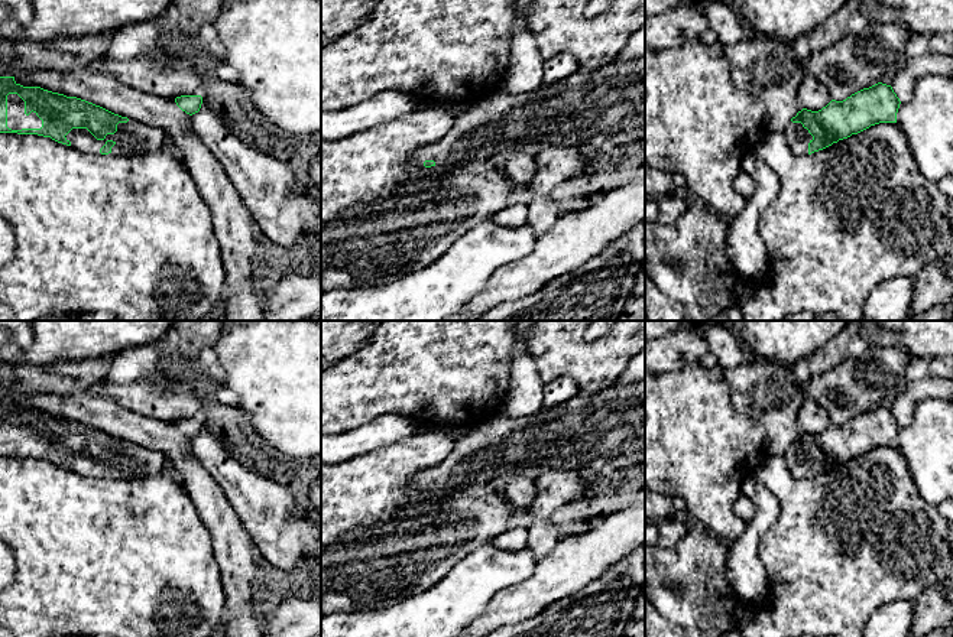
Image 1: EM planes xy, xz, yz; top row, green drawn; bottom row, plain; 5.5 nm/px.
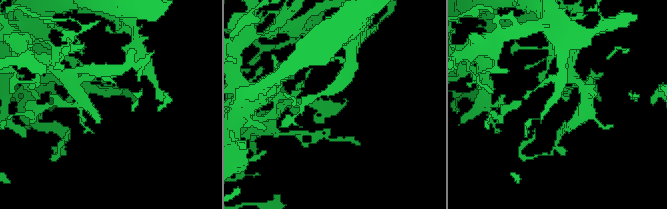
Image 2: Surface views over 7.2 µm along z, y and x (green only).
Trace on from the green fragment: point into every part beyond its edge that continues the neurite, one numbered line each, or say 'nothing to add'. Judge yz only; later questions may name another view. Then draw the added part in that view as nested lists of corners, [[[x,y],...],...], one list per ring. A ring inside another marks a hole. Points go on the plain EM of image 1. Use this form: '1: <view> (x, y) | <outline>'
1: yz (797, 461) | [[[790,445],[784,454],[790,474],[797,480],[808,478],[808,467],[813,464],[813,459],[801,446]]]

